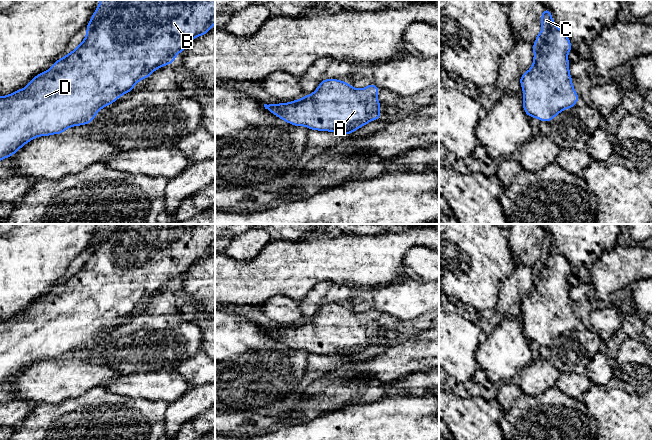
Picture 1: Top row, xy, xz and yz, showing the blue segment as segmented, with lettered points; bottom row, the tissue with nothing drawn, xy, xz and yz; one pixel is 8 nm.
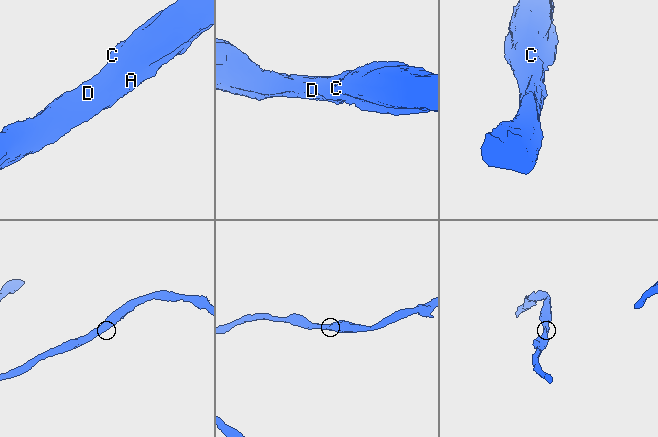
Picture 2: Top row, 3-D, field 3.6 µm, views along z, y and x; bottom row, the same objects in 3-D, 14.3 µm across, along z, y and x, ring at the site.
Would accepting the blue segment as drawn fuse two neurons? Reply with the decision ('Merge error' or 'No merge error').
No merge error

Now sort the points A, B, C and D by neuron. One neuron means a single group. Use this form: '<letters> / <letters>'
A B C D

